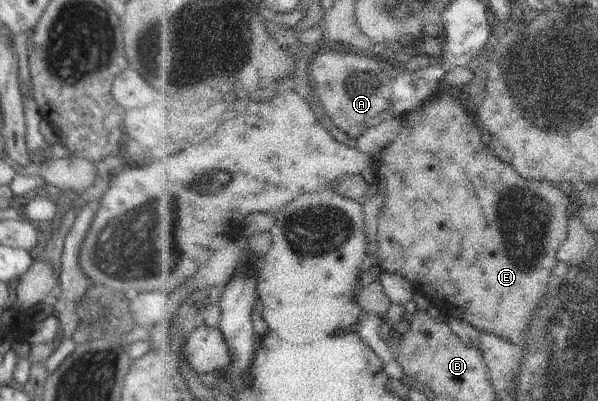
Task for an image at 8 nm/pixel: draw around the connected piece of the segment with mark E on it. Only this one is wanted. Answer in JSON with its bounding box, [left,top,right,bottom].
[373,93,578,345]

